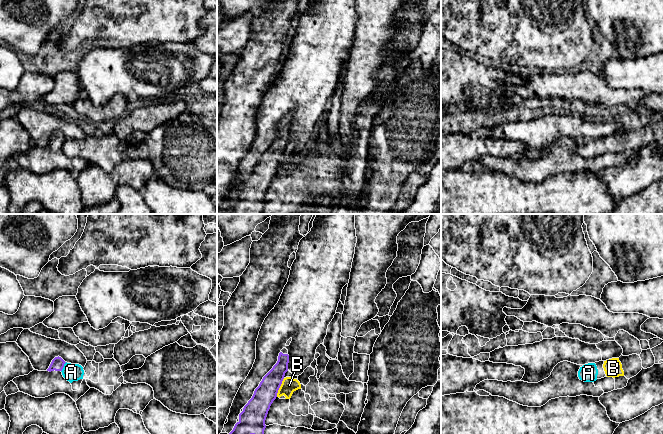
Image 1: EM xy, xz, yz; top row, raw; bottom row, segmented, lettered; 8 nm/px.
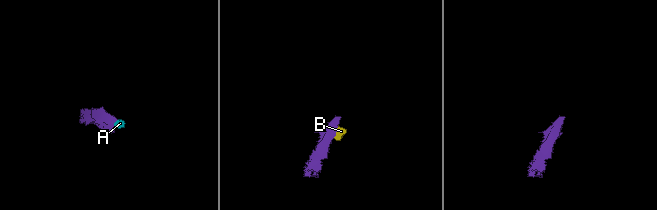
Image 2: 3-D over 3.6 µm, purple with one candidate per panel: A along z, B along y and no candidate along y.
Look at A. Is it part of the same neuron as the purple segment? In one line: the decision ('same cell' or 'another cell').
another cell

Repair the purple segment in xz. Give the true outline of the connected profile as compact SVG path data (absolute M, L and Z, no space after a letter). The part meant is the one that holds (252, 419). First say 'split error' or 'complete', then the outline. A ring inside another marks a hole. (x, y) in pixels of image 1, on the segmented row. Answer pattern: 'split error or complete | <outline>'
complete | M280 352L277 363L263 377L229 434L264 434L268 411L288 371L288 363L289 355Z

